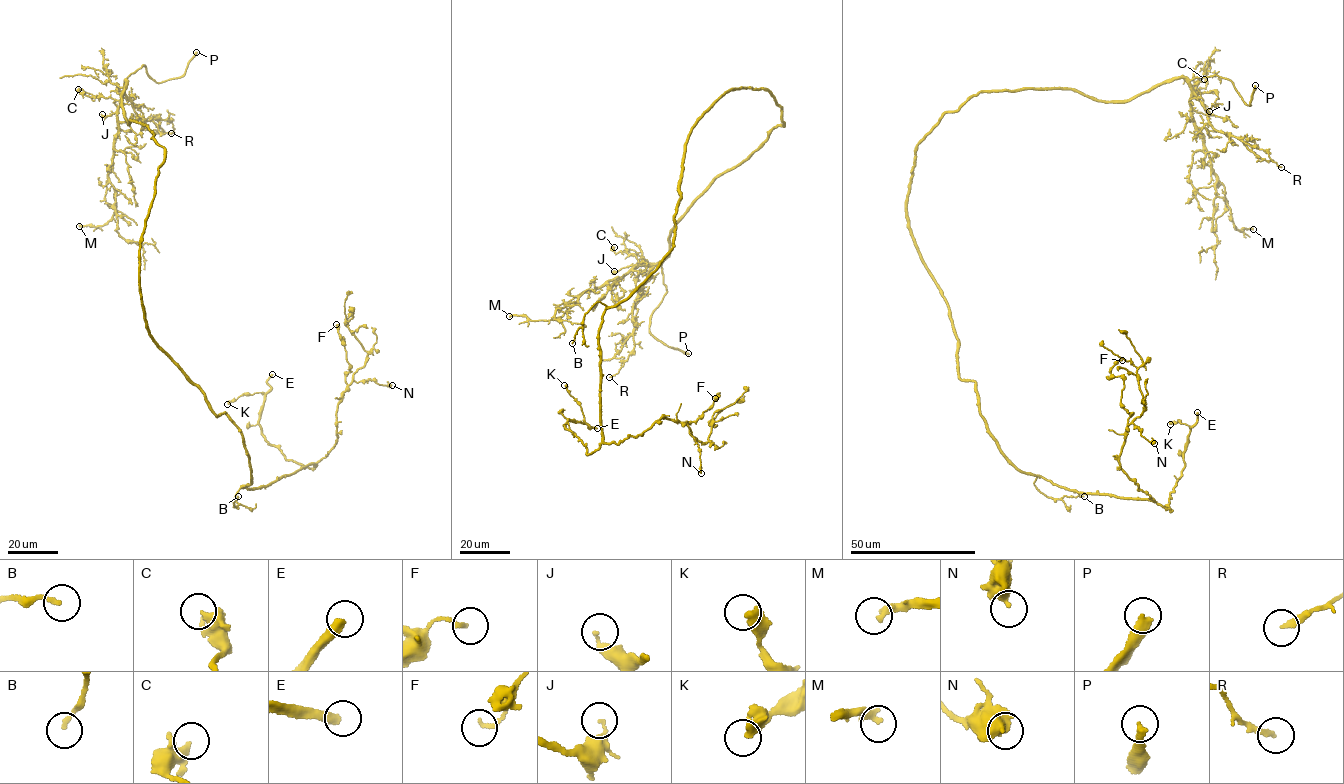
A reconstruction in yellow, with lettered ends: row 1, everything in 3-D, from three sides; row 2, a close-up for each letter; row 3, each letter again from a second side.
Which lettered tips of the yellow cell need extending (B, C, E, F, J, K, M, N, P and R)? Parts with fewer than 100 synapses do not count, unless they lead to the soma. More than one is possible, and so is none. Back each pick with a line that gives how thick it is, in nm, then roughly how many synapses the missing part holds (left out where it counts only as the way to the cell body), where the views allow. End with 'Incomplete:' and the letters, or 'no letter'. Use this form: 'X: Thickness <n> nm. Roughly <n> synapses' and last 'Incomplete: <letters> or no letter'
E: Thickness 400 nm. Roughly 250 synapses
P: Thickness 360 nm
Incomplete: E, P

